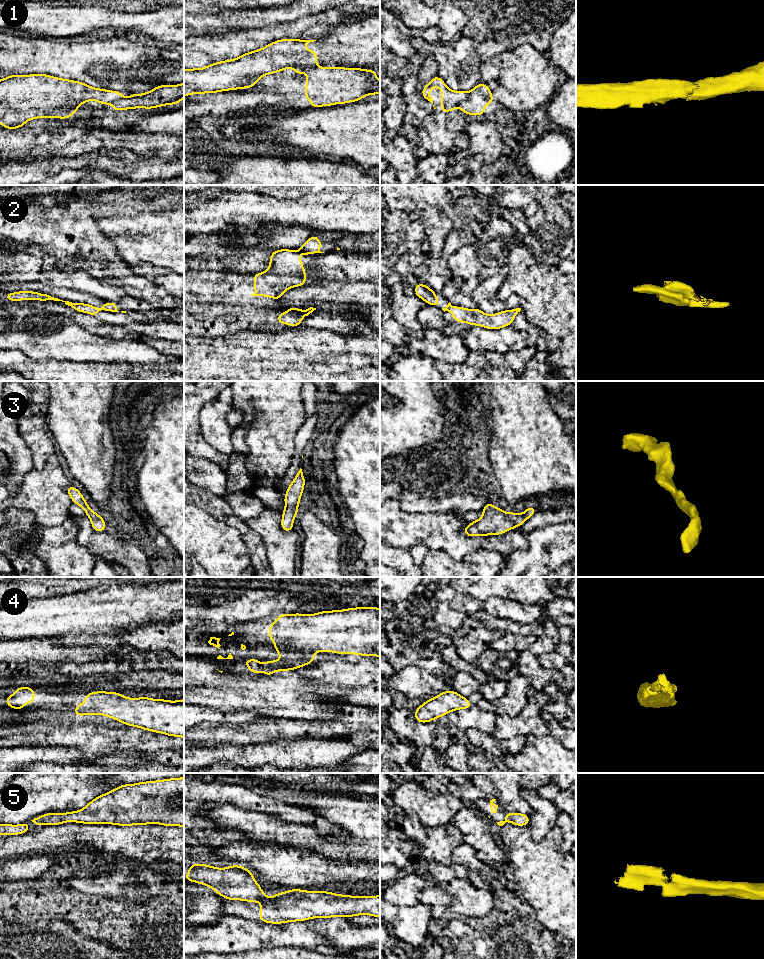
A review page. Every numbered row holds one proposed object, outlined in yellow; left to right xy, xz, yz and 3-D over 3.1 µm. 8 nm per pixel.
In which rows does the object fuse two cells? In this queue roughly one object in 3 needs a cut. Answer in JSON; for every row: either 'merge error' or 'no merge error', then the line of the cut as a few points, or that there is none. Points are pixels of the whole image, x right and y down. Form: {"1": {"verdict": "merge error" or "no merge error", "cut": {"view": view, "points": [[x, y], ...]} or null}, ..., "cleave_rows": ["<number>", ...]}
{"1": {"verdict": "merge error", "cut": {"view": "yz", "points": [[469, 92], [469, 95], [458, 105]]}}, "2": {"verdict": "merge error", "cut": {"view": "xy", "points": [[102, 308], [104, 310]]}}, "3": {"verdict": "no merge error", "cut": null}, "4": {"verdict": "no merge error", "cut": null}, "5": {"verdict": "no merge error", "cut": null}, "cleave_rows": ["1", "2"]}

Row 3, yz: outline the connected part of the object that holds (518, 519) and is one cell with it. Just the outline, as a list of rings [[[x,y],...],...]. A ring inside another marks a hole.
[[[487,502],[483,507],[483,516],[466,526],[462,533],[469,536],[501,535],[511,529],[520,527],[527,519],[531,518],[536,508],[529,506],[522,514],[515,512],[505,513],[504,510]]]

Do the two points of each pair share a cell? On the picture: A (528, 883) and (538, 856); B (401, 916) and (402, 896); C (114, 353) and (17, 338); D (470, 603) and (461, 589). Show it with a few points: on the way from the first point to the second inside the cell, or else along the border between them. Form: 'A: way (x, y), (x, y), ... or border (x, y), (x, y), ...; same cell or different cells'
A: way (535, 876), (538, 873), (538, 863); same cell
B: border (419, 902), (413, 905), (393, 905), (390, 903); different cells
C: way (90, 348), (41, 348); same cell
D: way (467, 600), (461, 592); same cell

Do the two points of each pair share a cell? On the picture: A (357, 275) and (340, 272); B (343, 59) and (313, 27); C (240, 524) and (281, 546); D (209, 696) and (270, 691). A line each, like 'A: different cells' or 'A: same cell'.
A: same cell
B: different cells
C: different cells
D: same cell

